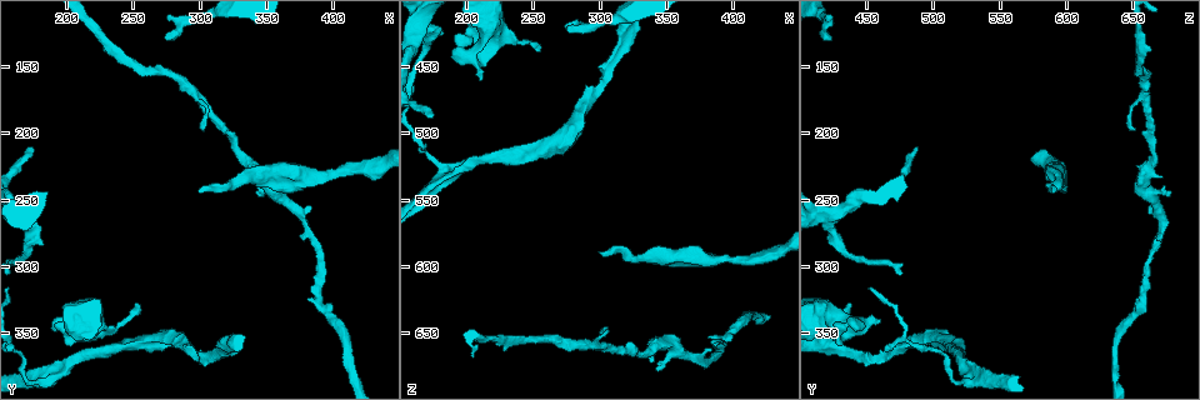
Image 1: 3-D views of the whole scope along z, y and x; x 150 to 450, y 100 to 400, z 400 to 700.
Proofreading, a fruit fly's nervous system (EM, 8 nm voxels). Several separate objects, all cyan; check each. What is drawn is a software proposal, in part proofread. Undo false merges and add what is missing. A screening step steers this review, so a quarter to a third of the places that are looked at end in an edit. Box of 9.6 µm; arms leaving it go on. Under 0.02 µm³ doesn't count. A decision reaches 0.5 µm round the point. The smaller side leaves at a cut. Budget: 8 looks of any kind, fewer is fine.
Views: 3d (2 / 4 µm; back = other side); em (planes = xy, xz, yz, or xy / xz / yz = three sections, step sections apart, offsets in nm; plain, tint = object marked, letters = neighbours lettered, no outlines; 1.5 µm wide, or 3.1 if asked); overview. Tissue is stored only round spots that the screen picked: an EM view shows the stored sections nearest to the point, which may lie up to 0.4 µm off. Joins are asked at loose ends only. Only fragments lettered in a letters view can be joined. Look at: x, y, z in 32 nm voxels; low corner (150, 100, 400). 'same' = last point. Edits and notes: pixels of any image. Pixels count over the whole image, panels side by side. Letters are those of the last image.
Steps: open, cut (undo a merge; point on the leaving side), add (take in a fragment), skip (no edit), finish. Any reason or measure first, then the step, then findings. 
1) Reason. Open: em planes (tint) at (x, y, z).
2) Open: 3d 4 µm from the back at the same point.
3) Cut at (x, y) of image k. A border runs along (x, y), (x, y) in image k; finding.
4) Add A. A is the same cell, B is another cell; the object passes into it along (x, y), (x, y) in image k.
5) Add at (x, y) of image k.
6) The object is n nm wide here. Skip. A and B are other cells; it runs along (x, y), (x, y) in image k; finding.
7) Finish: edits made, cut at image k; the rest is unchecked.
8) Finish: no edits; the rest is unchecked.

Branch stops here. Open: em planes (tint) at (210, 342, 458).

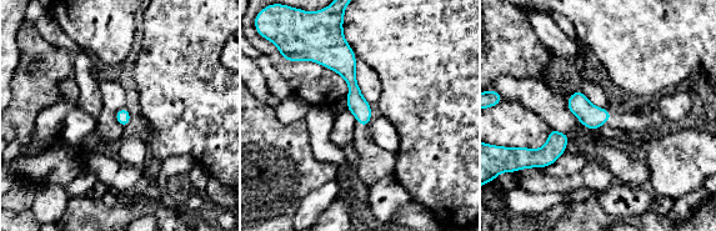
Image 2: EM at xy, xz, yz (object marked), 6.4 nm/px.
Open: em planes (letters) at the same point.

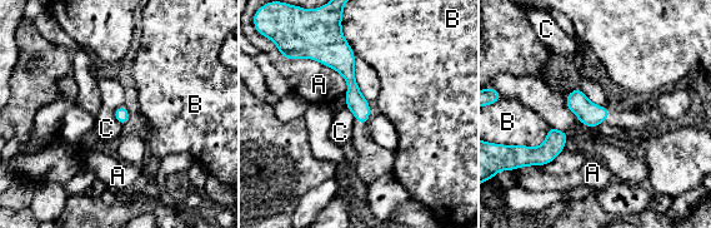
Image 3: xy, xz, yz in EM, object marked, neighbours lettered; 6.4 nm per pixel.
Skip. A, B and C are other cells; a border runs along (577, 87), (591, 102), (609, 108) in image 3; no lettered fragment goes on from it.

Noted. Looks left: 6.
Branch stops here. Open: em planes (letters) at (272, 130, 420).

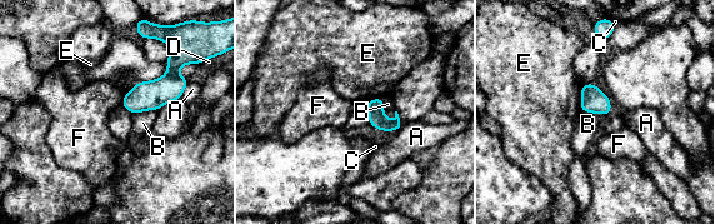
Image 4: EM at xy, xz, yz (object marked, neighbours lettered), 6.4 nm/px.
The longest contact is with B, 170 nm. Skip. A, B, C, D, E and F are other cells; a border runs along (124, 95), (120, 103) in image 4; none of them fits.

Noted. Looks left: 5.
Free end. Open: em xy step 4 (tint) at (344, 246, 680).

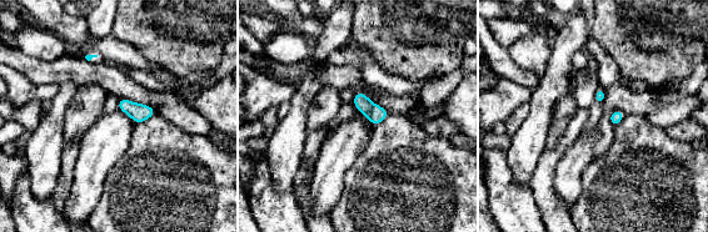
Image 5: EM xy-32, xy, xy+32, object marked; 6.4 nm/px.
Cut it another way. Open: em planes (tint) at the same point.

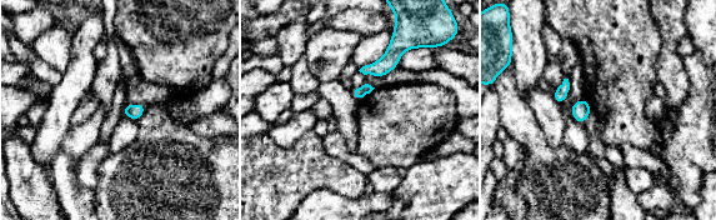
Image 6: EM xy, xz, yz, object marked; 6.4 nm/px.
What lies round it. Open: em planes (letters) at the same point.

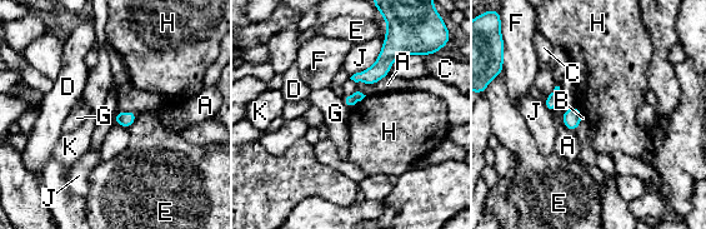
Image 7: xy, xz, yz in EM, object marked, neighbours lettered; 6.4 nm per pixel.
Skip. A, B, C, D, E, F, G, H, J and K are other cells; a border runs along (582, 118), (574, 132) in image 7; none of them fits.

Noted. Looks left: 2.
Finish: no edits; the rest is unchecked.

